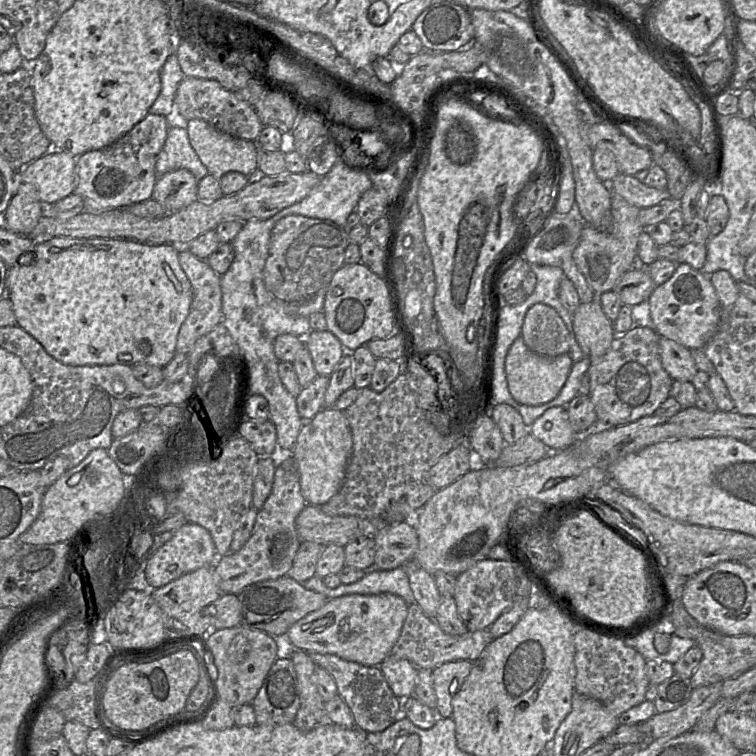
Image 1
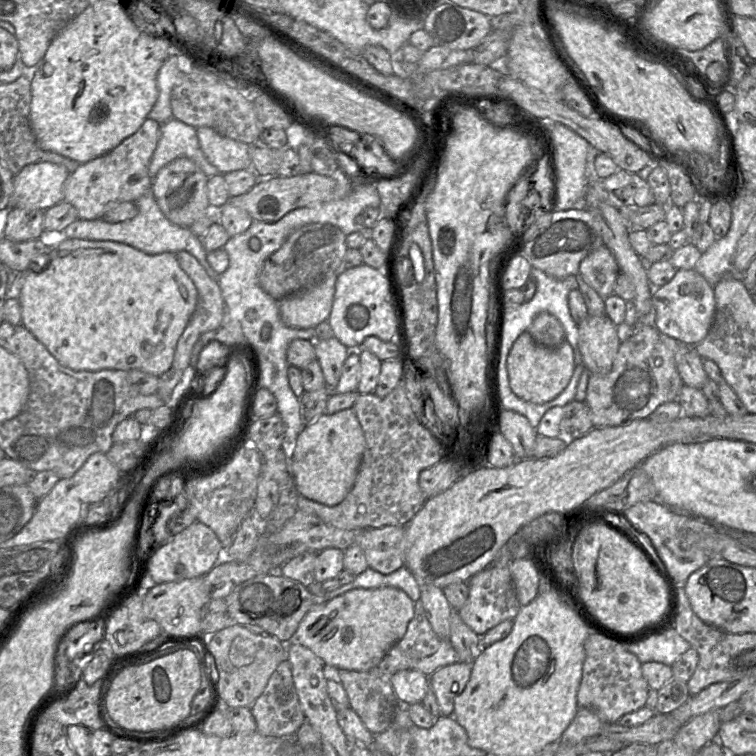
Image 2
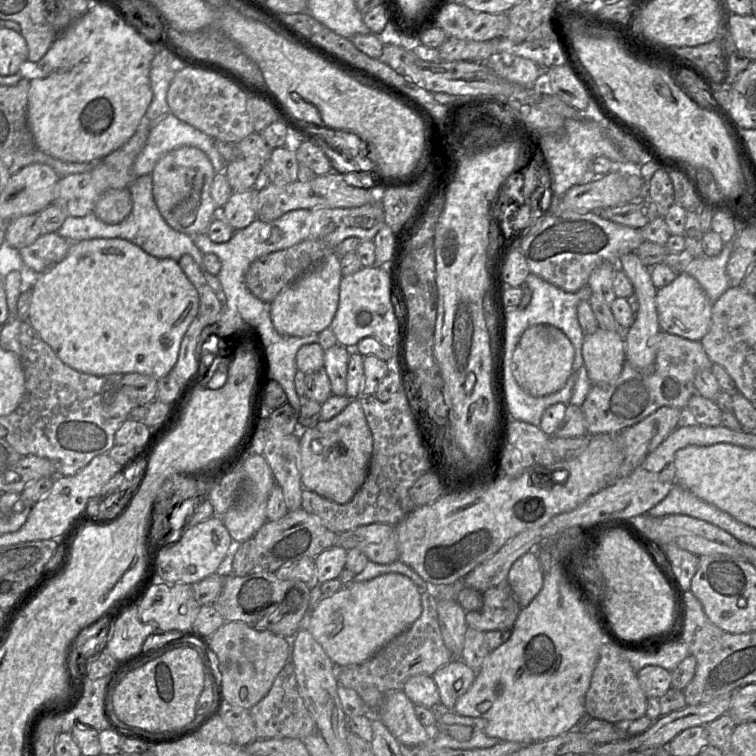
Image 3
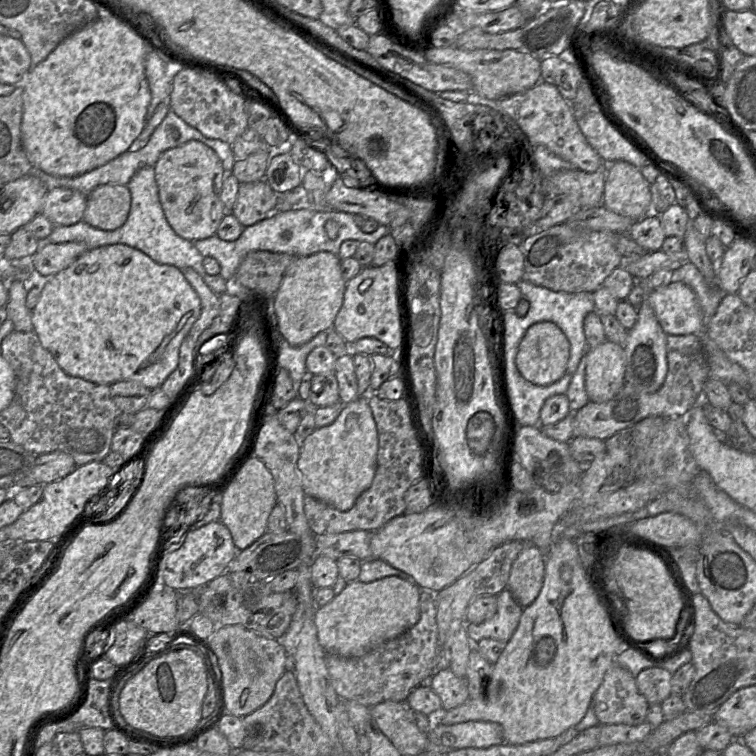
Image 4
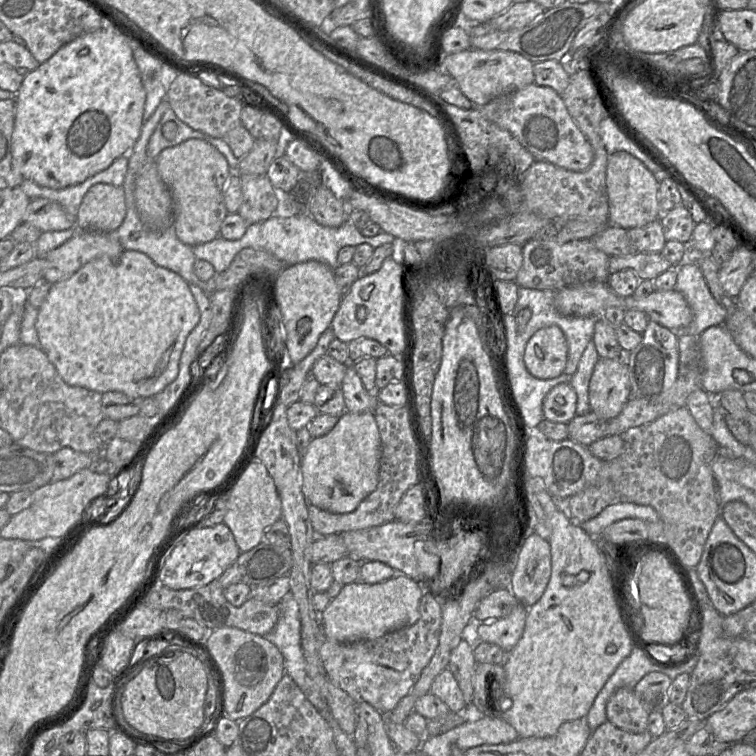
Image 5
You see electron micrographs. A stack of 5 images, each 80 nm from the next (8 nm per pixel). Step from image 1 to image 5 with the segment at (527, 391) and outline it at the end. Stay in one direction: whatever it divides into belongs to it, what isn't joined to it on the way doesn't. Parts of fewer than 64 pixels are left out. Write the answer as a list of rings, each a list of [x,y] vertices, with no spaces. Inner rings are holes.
[[[556,325],[537,330],[528,340],[523,361],[535,378],[546,380],[561,375],[568,357],[568,346],[563,331]]]

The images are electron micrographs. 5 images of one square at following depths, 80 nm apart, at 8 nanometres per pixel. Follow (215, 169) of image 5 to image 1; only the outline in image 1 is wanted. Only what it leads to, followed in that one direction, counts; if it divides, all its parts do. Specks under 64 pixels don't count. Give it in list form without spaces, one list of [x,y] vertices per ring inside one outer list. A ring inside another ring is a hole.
[[[178,169],[159,177],[152,199],[164,205],[169,213],[179,211],[198,200],[198,180],[187,169]]]

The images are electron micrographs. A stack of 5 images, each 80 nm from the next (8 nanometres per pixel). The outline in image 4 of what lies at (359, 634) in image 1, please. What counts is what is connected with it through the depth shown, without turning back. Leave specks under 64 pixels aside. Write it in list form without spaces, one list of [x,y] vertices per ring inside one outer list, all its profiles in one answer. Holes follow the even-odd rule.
[[[398,576],[369,583],[349,582],[334,598],[314,614],[318,641],[326,654],[360,657],[382,643],[394,639],[420,619],[420,588]]]

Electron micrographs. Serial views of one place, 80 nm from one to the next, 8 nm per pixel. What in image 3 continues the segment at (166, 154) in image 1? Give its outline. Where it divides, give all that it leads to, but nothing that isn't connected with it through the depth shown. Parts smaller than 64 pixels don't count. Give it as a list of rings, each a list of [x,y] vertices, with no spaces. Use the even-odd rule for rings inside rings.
[[[171,112],[151,121],[153,126],[141,153],[135,159],[136,177],[151,174],[156,163],[168,152],[191,146],[202,150],[210,159],[216,173],[224,172],[227,162],[216,148],[215,139],[192,125],[180,120]]]

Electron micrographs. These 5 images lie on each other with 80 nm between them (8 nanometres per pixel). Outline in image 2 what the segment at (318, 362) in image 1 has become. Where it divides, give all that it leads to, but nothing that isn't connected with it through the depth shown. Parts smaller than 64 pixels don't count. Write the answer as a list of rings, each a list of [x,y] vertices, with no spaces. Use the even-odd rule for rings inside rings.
[[[336,337],[314,341],[318,360],[329,389],[334,389],[340,379],[342,368],[348,357],[348,348]]]

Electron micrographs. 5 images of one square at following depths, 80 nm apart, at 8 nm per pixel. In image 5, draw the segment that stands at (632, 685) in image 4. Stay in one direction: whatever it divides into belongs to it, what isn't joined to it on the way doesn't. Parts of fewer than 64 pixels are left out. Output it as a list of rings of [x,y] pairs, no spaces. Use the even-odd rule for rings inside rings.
[[[620,688],[606,705],[607,721],[629,733],[648,731],[649,712],[636,696],[634,689]]]

